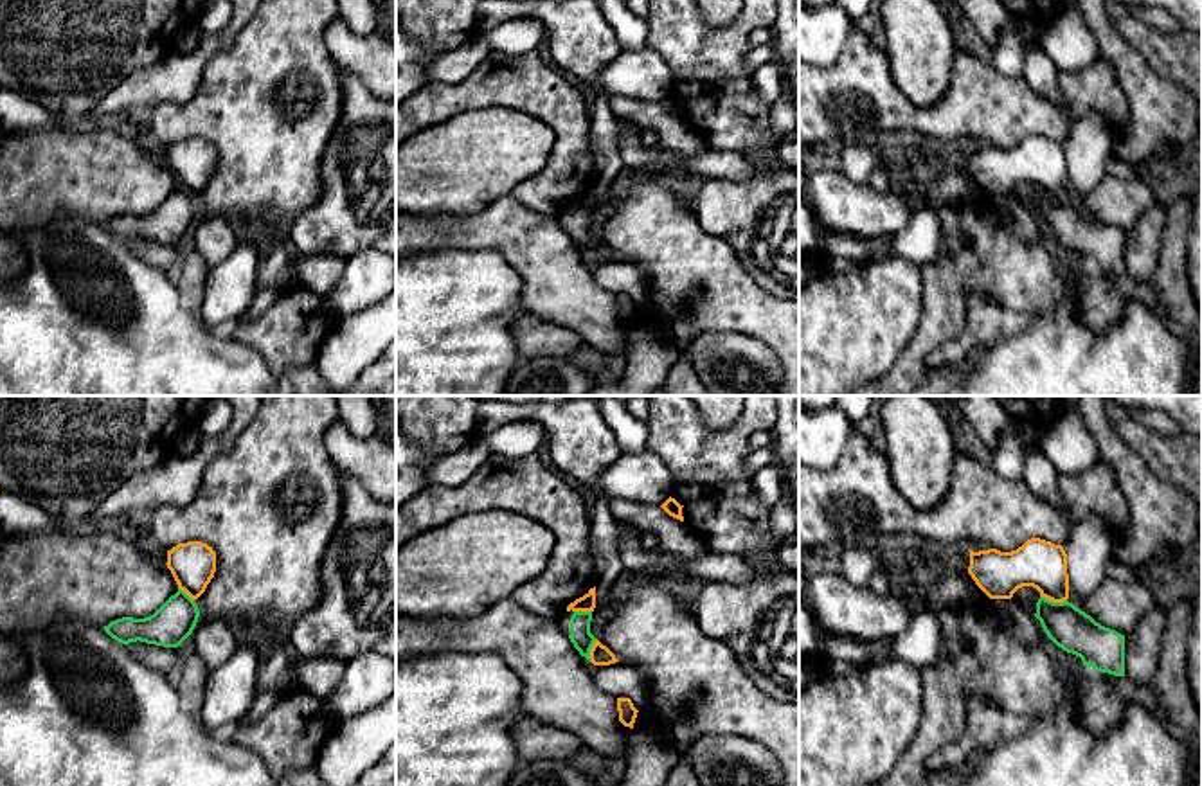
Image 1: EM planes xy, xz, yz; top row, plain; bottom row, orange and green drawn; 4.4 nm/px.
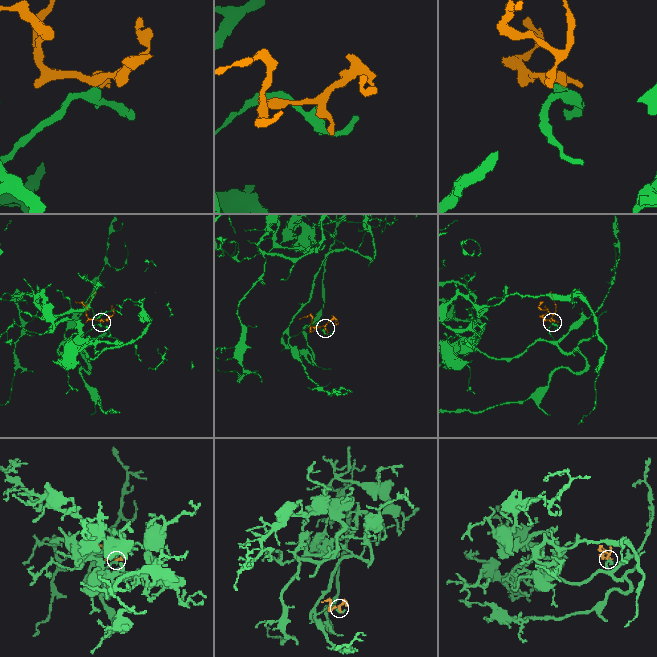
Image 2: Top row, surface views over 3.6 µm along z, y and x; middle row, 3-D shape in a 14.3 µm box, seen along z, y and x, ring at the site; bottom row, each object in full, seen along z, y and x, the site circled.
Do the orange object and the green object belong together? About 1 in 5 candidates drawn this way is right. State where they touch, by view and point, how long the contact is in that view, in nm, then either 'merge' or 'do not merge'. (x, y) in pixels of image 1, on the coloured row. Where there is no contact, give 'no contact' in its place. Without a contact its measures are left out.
contact yz (1053, 601); length 120 nm; do not merge

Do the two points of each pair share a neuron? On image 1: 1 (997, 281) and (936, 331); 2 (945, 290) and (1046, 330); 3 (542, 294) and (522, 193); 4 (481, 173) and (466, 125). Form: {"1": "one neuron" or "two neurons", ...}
{"1": "one neuron", "2": "two neurons", "3": "two neurons", "4": "one neuron"}

